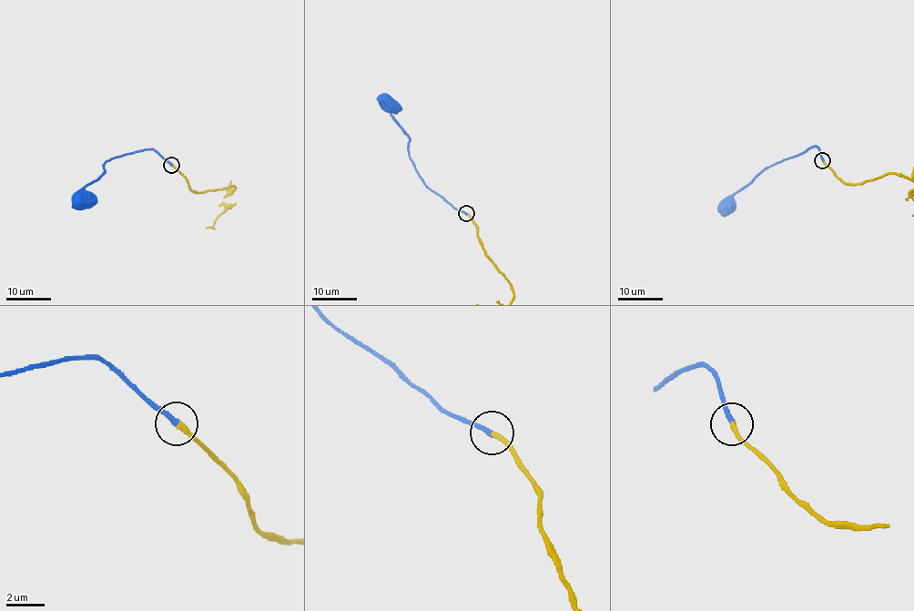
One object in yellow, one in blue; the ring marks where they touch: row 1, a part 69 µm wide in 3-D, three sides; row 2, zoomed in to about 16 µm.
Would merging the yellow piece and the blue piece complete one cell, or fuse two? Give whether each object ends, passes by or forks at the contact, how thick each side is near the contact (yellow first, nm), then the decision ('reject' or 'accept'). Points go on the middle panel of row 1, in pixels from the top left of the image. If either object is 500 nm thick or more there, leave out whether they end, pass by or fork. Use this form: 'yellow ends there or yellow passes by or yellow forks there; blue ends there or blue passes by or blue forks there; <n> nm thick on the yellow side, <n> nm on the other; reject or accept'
yellow ends there; blue ends there; 280 nm thick on the yellow side, 280 nm on the other; accept

